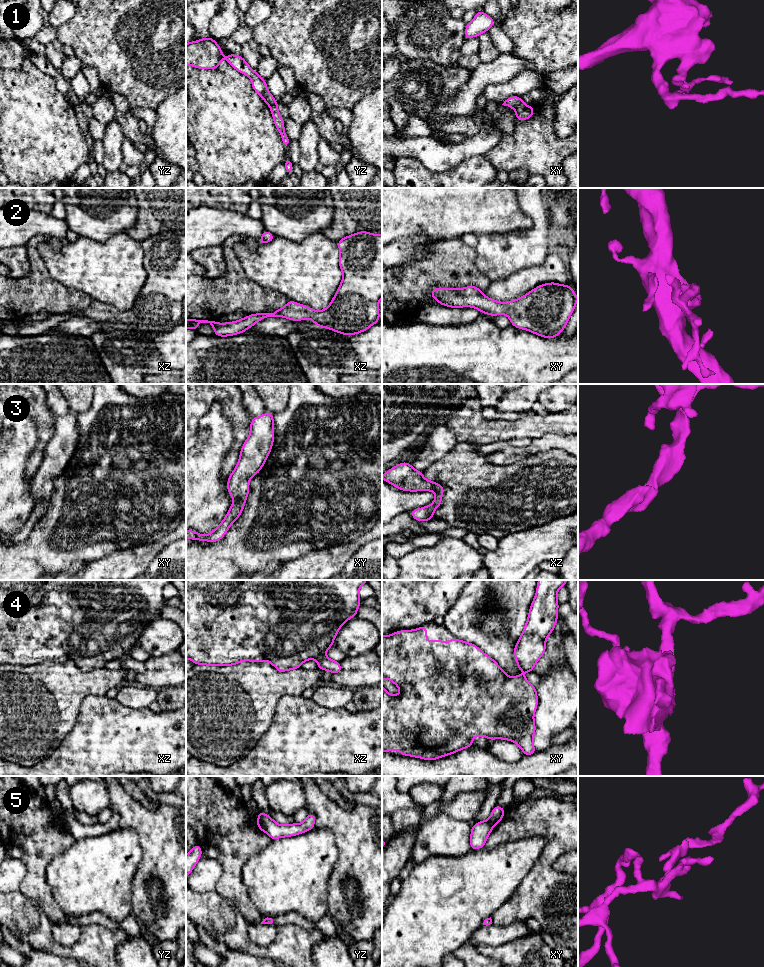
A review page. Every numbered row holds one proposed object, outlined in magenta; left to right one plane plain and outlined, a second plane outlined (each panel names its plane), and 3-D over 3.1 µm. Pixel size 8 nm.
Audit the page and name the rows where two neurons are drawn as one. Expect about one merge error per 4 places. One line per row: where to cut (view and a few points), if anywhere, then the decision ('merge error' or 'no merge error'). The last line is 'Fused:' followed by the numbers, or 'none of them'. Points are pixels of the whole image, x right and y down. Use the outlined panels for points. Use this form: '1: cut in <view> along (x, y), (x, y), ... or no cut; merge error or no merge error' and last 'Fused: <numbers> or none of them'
1: cut in xy along (522, 102), (515, 108); merge error
2: no cut; no merge error
3: no cut; no merge error
4: no cut; no merge error
5: cut in yz along (258, 816), (265, 831); merge error
Fused: 1, 5

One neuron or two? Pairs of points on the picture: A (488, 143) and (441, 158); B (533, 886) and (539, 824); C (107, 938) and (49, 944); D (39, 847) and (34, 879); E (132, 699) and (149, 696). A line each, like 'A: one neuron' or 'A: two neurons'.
A: one neuron
B: one neuron
C: one neuron
D: one neuron
E: one neuron

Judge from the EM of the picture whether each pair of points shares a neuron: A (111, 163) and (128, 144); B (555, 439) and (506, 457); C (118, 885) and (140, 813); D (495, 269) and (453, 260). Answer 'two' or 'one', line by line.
A: two
B: one
C: two
D: two

